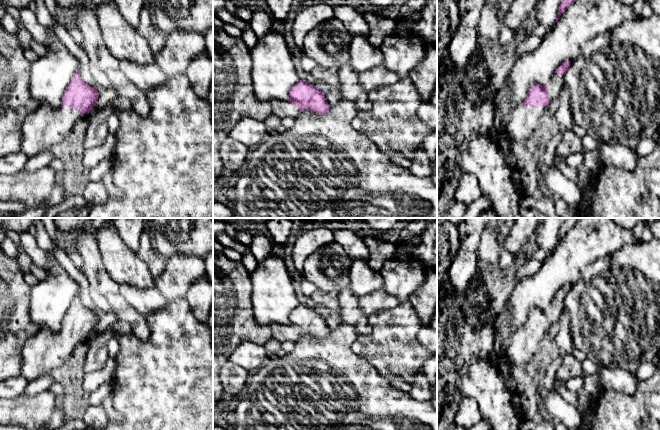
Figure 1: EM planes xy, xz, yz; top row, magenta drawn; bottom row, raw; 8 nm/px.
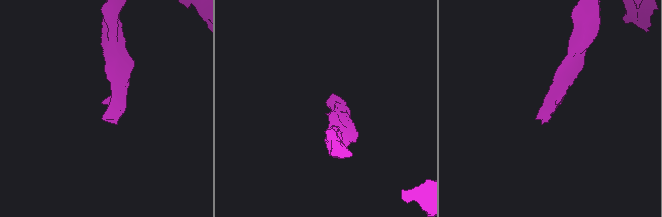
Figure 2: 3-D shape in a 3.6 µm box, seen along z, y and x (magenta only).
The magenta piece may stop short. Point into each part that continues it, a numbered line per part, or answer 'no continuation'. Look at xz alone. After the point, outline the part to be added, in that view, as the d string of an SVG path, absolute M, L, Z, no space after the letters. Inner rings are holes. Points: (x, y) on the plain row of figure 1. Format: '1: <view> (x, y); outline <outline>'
1: xz (282, 333); outline M272 324L269 327L272 329L272 338L280 342L296 342L300 337L299 332L289 325Z

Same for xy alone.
1: xy (45, 352); outline M47 328L39 329L22 348L20 374L28 382L52 375L80 351L84 346L82 339L66 329L56 334Z

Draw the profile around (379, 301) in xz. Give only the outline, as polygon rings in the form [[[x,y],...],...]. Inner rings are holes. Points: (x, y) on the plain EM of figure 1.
[[[381,288],[365,297],[359,298],[358,303],[361,311],[369,317],[394,308],[399,304],[399,301],[388,294],[384,288]]]

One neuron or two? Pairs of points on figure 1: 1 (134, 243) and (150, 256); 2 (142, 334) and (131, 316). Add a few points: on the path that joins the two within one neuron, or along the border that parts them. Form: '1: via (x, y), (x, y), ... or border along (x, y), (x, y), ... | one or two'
1: border along (144, 231), (140, 237), (140, 245), (135, 251) | two
2: via (141, 330), (135, 320) | one

